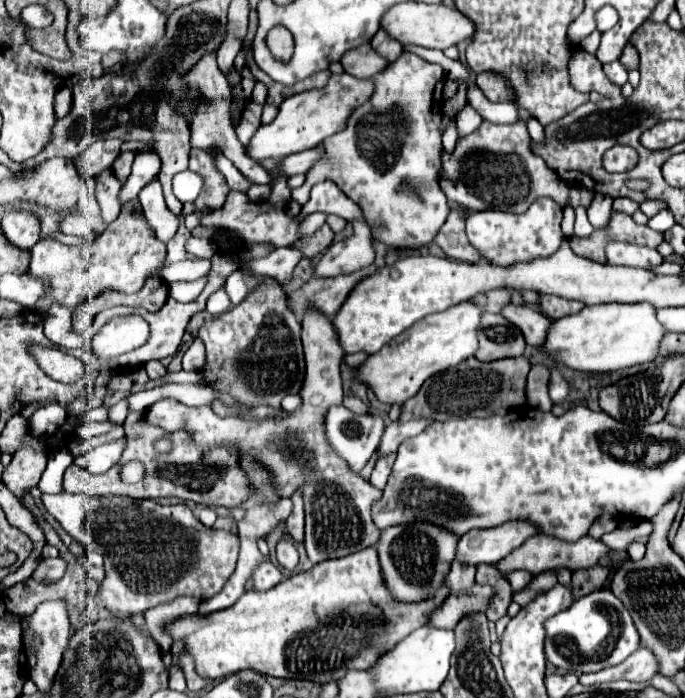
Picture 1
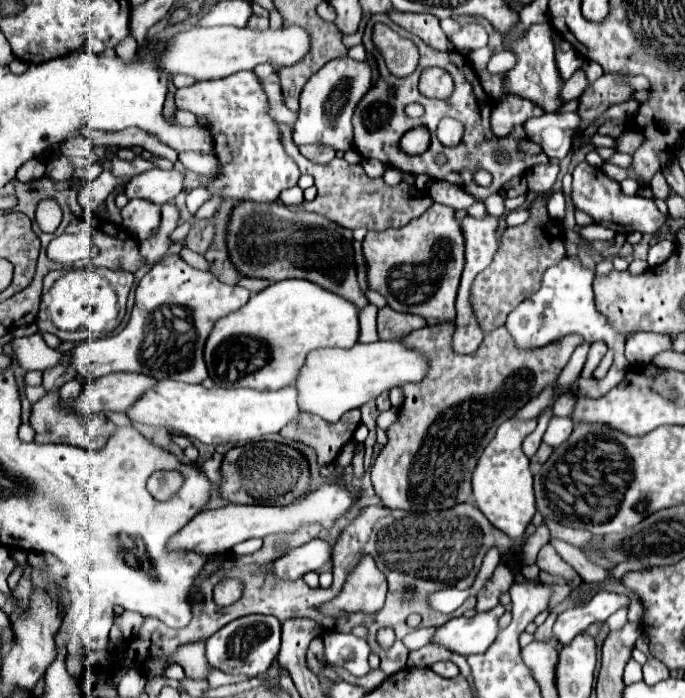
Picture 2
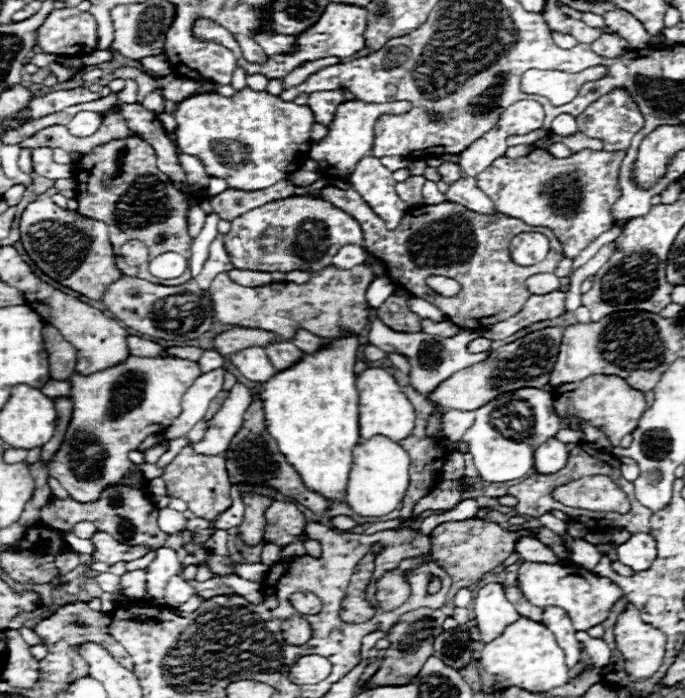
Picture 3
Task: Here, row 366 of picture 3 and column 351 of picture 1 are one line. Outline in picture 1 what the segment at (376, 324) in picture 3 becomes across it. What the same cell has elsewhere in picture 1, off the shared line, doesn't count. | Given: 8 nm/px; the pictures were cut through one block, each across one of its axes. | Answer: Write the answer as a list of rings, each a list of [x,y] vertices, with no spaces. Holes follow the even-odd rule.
[[[334,406],[326,414],[326,436],[330,444],[354,470],[364,468],[368,458],[376,452],[382,434],[384,423],[378,416],[358,416],[344,406]]]

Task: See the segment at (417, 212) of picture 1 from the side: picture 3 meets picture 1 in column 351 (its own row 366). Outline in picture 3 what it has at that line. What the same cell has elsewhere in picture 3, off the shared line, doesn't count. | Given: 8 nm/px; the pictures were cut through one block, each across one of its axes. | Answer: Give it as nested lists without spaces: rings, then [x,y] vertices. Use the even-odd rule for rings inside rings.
[[[130,356],[124,364],[118,364],[114,368],[82,376],[74,374],[72,376],[72,402],[74,402],[74,412],[70,426],[64,436],[64,444],[48,462],[48,472],[54,476],[60,486],[70,494],[72,500],[76,502],[96,502],[100,498],[102,490],[108,486],[114,486],[118,482],[124,482],[132,488],[144,488],[148,482],[144,474],[134,468],[136,464],[128,460],[128,452],[138,450],[140,442],[148,434],[158,434],[164,432],[182,412],[182,394],[194,384],[194,380],[200,376],[200,366],[190,360],[180,360],[180,358],[136,358]]]

